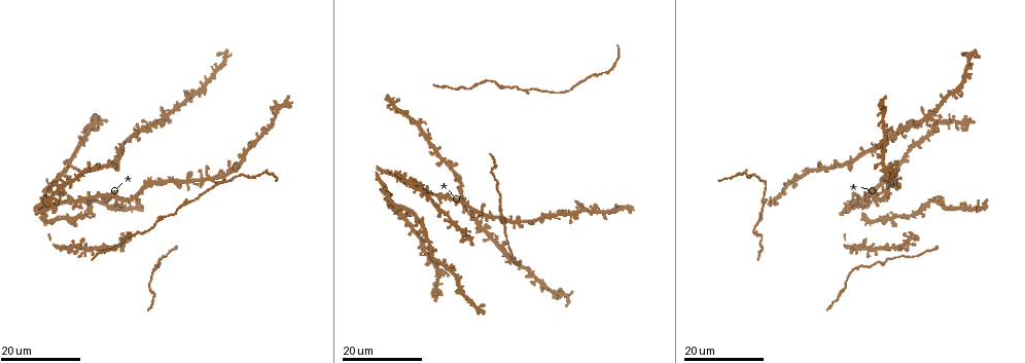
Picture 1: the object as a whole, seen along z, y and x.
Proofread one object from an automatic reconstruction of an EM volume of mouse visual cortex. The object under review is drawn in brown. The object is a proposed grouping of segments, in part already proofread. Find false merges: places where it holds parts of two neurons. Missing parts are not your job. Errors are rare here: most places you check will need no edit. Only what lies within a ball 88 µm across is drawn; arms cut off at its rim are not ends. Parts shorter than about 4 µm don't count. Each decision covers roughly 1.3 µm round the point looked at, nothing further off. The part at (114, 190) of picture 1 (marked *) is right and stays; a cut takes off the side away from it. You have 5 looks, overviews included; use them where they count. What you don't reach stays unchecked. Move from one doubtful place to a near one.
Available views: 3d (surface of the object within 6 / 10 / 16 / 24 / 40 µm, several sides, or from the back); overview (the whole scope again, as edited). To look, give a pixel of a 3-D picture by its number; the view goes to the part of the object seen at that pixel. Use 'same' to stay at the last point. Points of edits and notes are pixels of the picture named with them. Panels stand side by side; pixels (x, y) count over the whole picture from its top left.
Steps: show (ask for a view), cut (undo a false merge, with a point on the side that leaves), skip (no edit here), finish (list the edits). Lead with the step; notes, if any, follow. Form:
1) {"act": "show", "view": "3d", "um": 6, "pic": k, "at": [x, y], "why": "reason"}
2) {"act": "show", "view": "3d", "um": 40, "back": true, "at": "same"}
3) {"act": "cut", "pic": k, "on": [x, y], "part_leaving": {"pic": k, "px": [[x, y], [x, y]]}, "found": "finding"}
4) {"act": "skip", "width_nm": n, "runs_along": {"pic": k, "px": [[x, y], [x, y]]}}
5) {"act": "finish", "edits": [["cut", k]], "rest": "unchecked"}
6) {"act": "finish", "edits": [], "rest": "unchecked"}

{"act": "show", "view": "3d", "um": 24, "pic": 1, "at": [451, 196], "why": "a fork"}

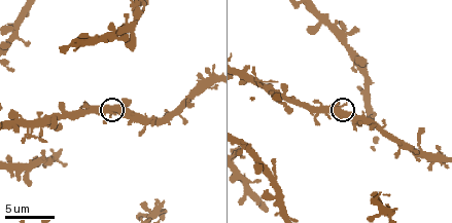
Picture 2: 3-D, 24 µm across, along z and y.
{"act": "show", "view": "3d", "um": 10, "pic": 2, "at": [345, 112], "why": "zoom in"}

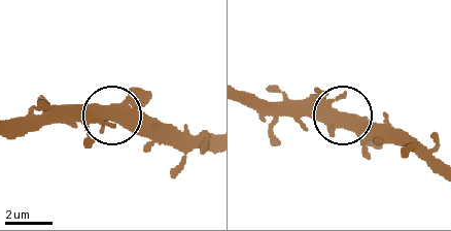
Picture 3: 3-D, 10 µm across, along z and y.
{"act": "skip", "arms": 3, "runs_along": {"pic": 3, "px": [[135, 92], [119, 113], [176, 126]]}, "found": "all the same neuron"}

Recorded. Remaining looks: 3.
{"act": "show", "view": "3d", "um": 16, "pic": 2, "at": [389, 208]}

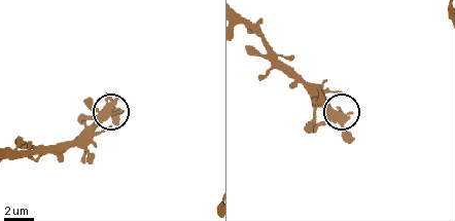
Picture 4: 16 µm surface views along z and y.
{"act": "skip", "found": "continuous, no second neuron"}

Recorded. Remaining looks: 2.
{"act": "show", "view": "3d", "um": 24, "pic": 1, "at": [591, 76], "why": "calibre changes"}

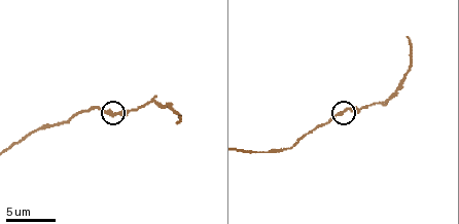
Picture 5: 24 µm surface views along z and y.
{"act": "show", "view": "3d", "um": 10, "pic": 5, "at": [108, 112]}

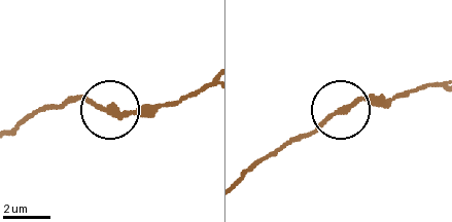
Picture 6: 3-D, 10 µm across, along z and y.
{"act": "skip", "runs_along": {"pic": 6, "px": [[244, 175], [362, 100], [402, 98]]}, "found": "continuous, no second neuron"}

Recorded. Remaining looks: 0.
{"act": "finish", "edits": [], "rest": "unchecked"}

